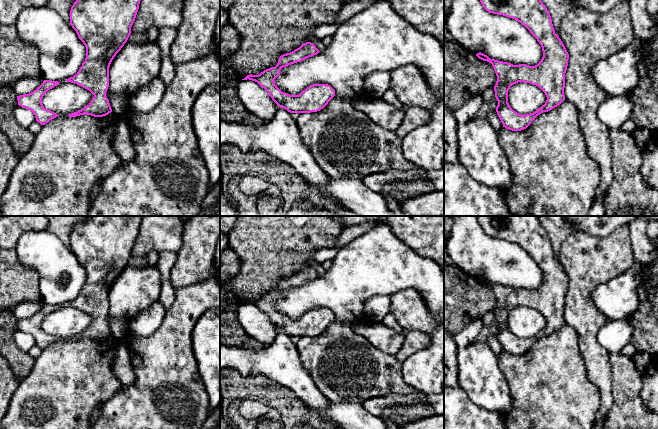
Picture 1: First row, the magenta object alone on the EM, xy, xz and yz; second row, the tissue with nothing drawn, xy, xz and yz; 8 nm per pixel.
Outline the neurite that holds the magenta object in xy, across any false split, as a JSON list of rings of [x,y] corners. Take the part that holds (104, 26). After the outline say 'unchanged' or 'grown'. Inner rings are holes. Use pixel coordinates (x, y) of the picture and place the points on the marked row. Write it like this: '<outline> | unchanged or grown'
[[[76,0],[70,10],[70,25],[86,47],[86,58],[81,68],[66,81],[89,90],[94,97],[81,110],[69,117],[91,115],[103,117],[112,112],[106,92],[109,87],[109,67],[124,44],[127,42],[135,21],[141,0]]] | unchanged

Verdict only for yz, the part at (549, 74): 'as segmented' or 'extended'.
as segmented

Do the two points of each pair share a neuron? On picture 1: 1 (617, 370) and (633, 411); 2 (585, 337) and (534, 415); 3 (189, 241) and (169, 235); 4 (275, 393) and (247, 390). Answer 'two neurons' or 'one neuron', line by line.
1: one neuron
2: two neurons
3: two neurons
4: one neuron

